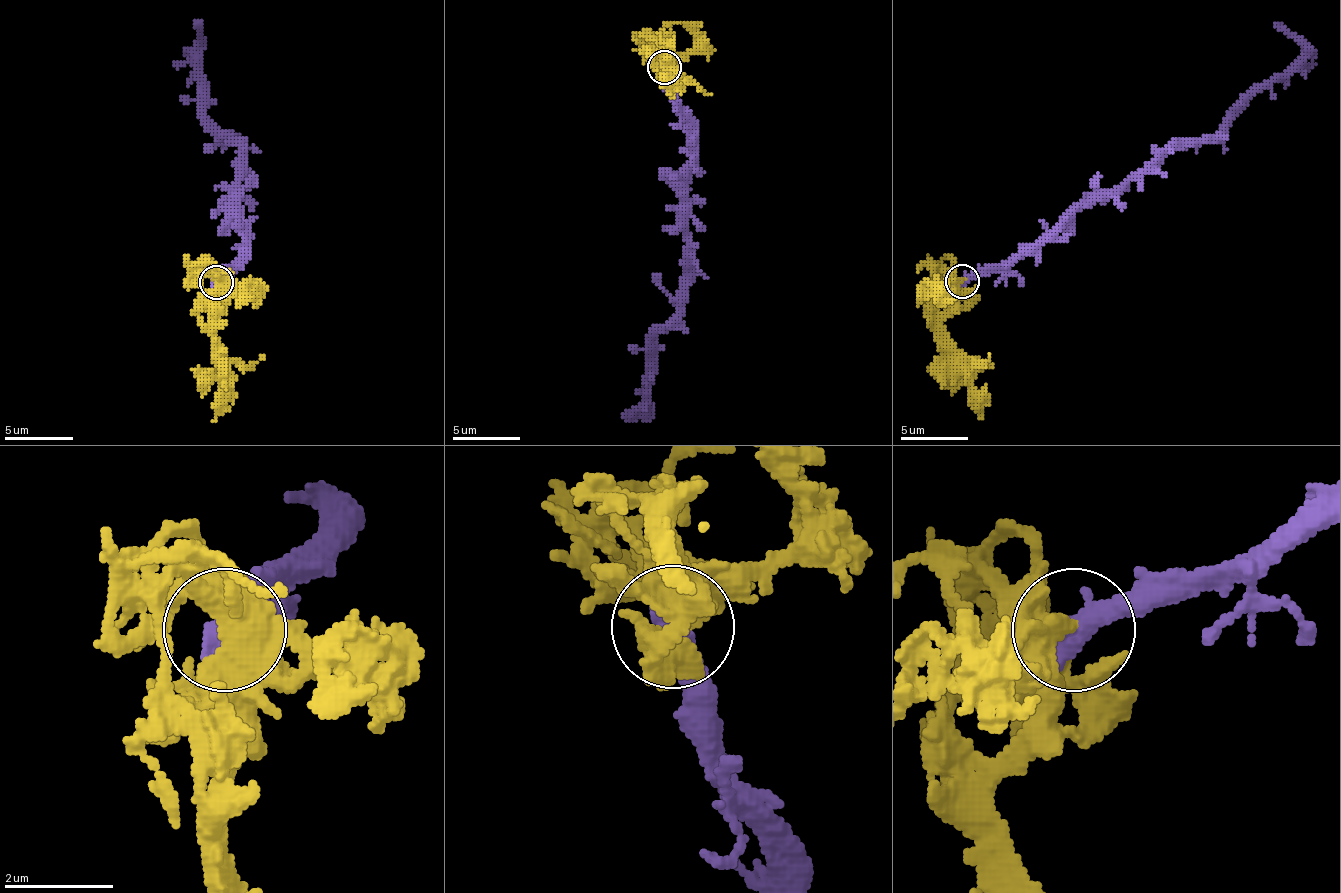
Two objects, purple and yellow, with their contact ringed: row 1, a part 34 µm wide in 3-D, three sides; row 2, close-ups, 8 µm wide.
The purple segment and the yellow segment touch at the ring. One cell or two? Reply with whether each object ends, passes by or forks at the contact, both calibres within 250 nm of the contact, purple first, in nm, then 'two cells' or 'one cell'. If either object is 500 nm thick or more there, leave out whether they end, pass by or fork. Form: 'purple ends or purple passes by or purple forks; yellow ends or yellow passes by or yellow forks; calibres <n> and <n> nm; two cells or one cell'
calibres 550 and 600 nm; two cells

